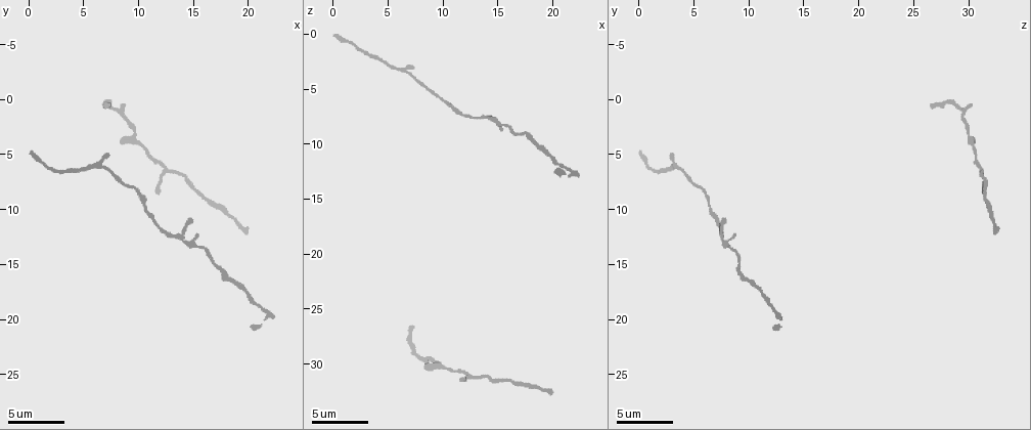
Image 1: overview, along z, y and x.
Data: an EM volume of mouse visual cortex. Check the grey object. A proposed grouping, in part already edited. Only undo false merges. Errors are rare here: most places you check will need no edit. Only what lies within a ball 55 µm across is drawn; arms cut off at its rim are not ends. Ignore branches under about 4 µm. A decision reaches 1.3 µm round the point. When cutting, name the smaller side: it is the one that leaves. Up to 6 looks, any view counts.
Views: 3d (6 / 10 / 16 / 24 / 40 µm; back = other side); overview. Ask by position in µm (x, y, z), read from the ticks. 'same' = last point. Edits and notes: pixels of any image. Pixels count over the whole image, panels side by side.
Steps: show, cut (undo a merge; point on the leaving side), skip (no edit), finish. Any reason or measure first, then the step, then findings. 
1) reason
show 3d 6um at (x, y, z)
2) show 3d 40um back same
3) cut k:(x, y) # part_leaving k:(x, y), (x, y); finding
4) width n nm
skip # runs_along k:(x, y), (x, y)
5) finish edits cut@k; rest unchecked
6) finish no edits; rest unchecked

calibre changes
show 3d 6um at (13.8, 12.6, 7.8)

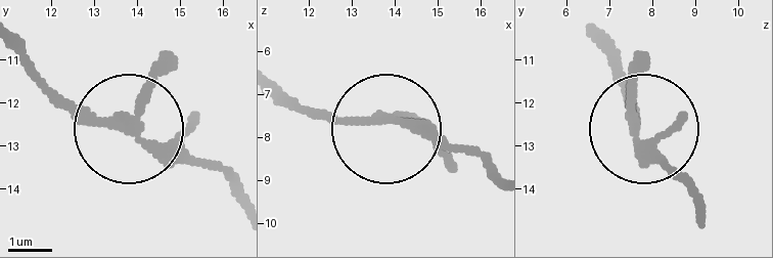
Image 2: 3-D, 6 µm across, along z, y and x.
width 190 nm
skip # runs_along 2:(234, 192), (200, 163), (91, 123), (40, 75); all the same neuron

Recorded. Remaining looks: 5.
sudden change in width
show 3d 6um at (10.6, 9.4, 6.4)

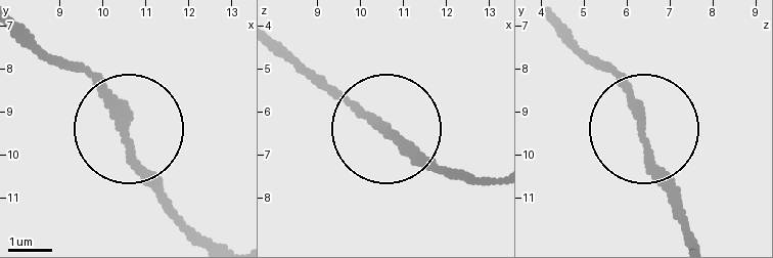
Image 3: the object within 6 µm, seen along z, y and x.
skip # runs_along 3:(464, 180), (409, 151), (325, 77); one neuron here

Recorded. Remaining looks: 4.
three-way junction
show 3d 6um at (8.0, 1.0, 29.2)

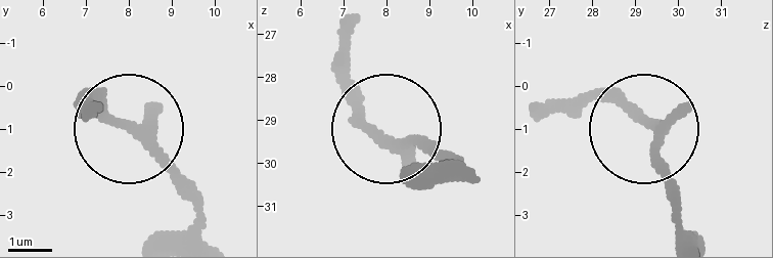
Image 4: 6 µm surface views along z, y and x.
skip # one neuron here

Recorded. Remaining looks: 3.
finish no edits; rest unchecked

